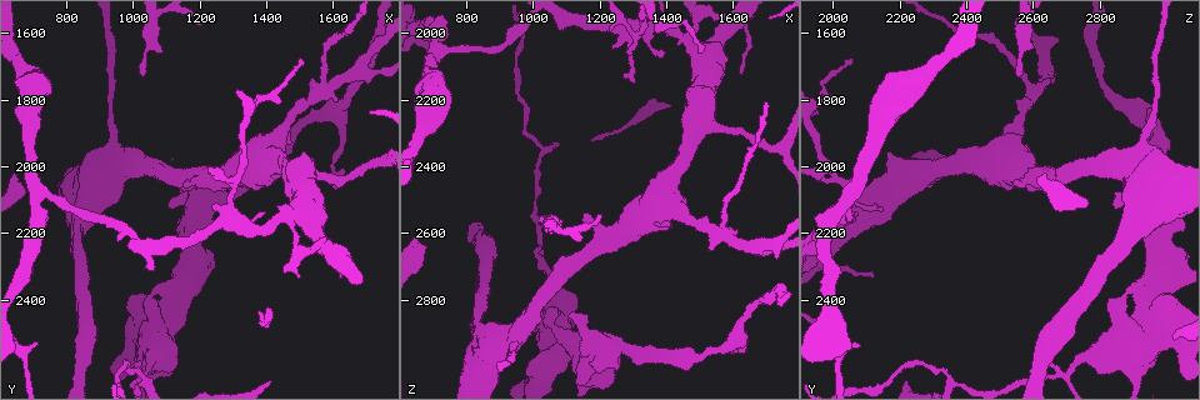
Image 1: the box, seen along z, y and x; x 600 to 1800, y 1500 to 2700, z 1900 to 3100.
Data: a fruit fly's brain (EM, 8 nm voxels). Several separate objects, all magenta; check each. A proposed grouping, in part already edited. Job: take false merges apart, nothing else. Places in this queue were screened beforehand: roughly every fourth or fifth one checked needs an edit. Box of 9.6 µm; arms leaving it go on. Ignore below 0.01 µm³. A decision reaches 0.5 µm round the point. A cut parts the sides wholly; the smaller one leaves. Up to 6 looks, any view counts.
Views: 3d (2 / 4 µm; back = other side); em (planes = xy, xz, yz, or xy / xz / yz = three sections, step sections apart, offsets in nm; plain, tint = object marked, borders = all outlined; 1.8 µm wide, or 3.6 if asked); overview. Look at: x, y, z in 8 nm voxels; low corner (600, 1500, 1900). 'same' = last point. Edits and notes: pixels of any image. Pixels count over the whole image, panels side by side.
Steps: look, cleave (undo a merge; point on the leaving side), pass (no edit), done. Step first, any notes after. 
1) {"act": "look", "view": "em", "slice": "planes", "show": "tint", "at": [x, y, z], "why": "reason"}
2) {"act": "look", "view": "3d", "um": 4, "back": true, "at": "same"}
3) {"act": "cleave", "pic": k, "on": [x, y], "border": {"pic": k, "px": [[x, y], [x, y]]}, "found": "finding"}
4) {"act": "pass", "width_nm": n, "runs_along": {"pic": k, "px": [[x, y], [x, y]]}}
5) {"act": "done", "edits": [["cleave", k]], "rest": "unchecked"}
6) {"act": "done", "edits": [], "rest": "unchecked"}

{"act": "look", "view": "em", "slice": "xz", "step": 8, "show": "tint", "at": [1310, 2040, 2020], "why": "abrupt turn"}

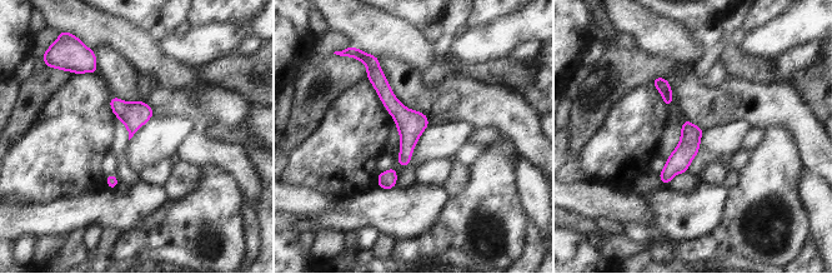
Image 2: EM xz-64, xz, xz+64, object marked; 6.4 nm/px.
{"act": "look", "view": "em", "slice": "planes", "show": "tint", "at": "same", "why": "cut it another way"}

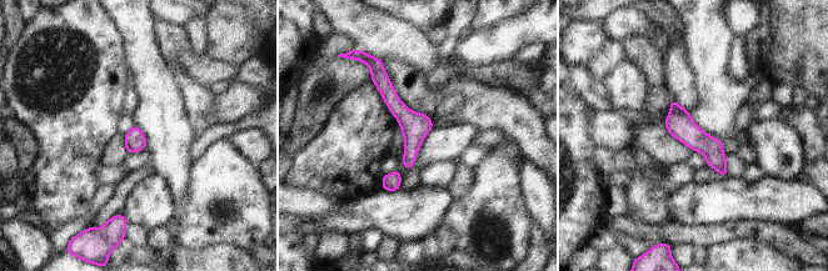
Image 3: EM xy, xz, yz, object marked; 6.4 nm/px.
{"act": "pass", "runs_along": {"pic": 3, "px": [[379, 73], [410, 123], [409, 165]]}, "found": "all the same neuron"}

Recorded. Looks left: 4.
{"act": "look", "view": "3d", "um": 4, "at": [1560, 1770, 2600], "why": "three-way junction"}

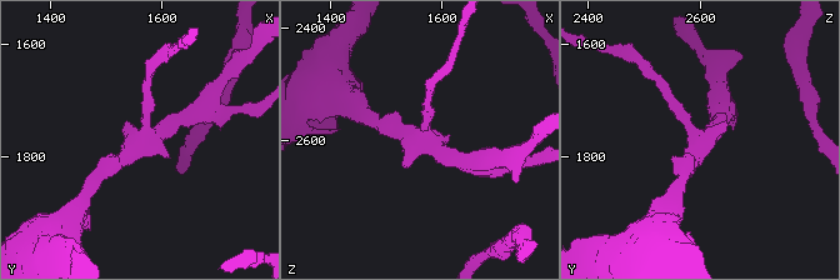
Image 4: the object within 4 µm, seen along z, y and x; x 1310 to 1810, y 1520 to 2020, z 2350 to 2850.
{"act": "look", "view": "em", "slice": "xz", "step": 16, "show": "tint", "at": [1565, 1770, 2600]}

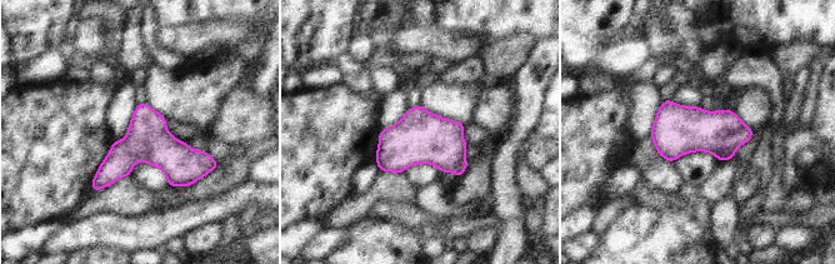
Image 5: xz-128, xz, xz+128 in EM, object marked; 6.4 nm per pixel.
{"act": "look", "view": "em", "slice": "planes", "show": "tint", "at": "same", "why": "another direction"}

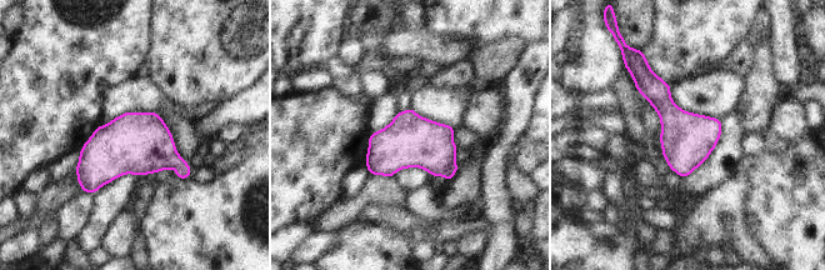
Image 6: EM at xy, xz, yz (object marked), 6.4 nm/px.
{"act": "pass", "width_nm": 340, "found": "all the same neuron"}

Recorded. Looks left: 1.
{"act": "look", "view": "em", "slice": "xz", "step": 16, "show": "tint", "at": [1070, 2380, 2890], "why": "closes a loop"}

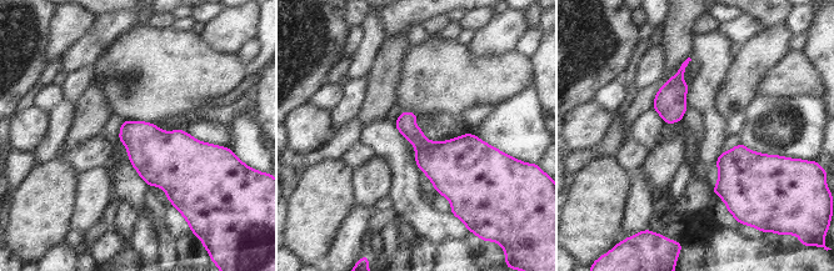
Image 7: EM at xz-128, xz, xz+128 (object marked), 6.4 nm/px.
{"act": "pass", "found": "continuous, no second neuron"}

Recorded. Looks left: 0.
{"act": "done", "edits": [], "rest": "unchecked"}

